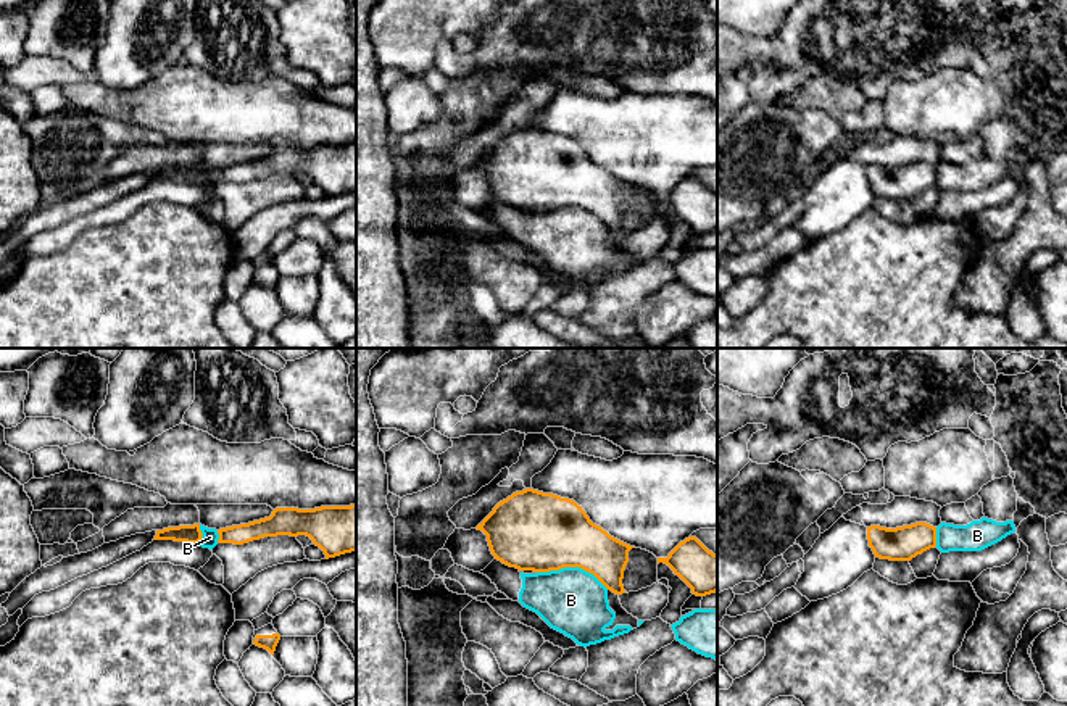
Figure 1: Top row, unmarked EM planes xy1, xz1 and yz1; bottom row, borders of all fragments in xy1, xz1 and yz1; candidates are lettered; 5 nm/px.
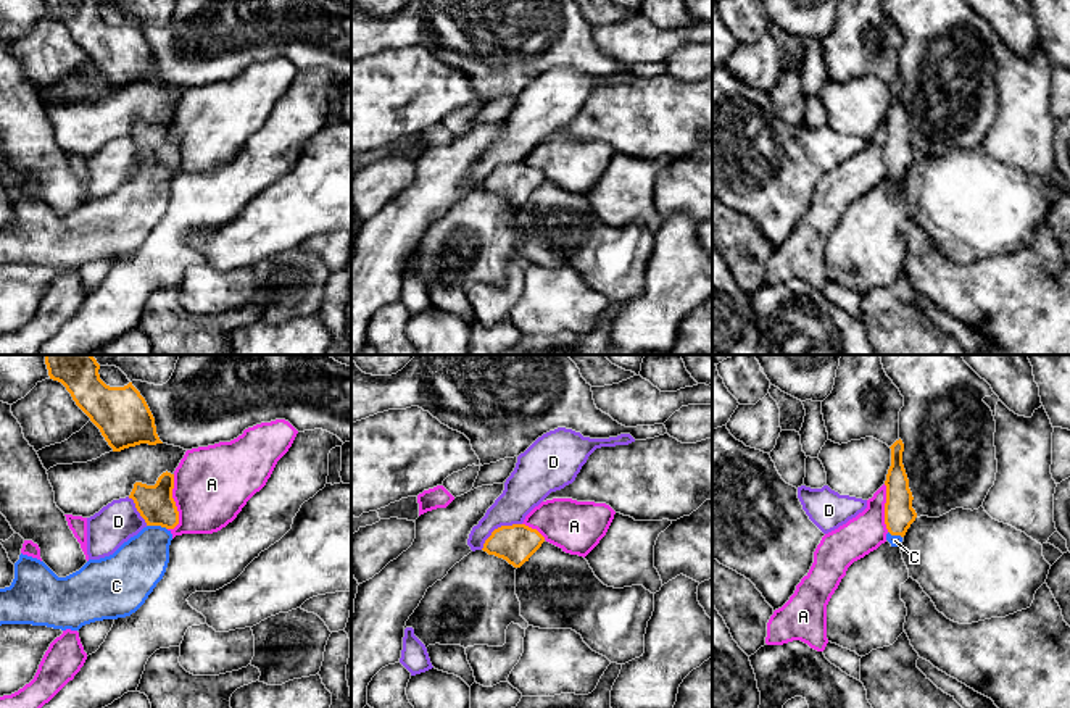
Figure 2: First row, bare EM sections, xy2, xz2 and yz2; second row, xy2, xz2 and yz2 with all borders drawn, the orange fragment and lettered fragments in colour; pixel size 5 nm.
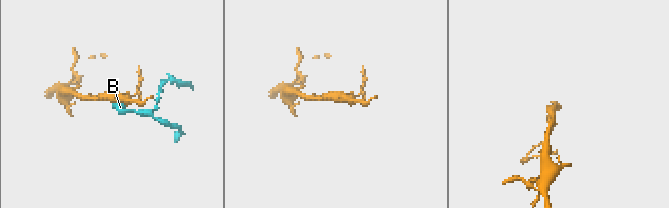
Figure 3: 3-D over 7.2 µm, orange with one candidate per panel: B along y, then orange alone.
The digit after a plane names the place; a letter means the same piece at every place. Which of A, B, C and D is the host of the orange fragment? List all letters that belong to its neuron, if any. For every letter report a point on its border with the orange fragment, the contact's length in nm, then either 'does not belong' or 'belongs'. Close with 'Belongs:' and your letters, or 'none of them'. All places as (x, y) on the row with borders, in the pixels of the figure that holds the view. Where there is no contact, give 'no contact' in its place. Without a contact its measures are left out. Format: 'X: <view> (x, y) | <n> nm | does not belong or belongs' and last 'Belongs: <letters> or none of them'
A: xy2 (174, 503) | 280 nm | does not belong
B: xz1 (572, 566) | 380 nm | does not belong
C: xy2 (157, 524) | 110 nm | belongs
D: xz2 (498, 528) | 240 nm | does not belong
Belongs: C

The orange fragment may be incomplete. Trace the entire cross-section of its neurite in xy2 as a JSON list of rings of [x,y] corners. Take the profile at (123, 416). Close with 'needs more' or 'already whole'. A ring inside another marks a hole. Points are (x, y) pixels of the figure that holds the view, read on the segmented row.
[[[45,355],[45,364],[50,379],[66,387],[113,452],[140,444],[163,444],[140,392],[132,382],[124,387],[106,385],[98,374],[100,364],[92,355]]]; already whole

